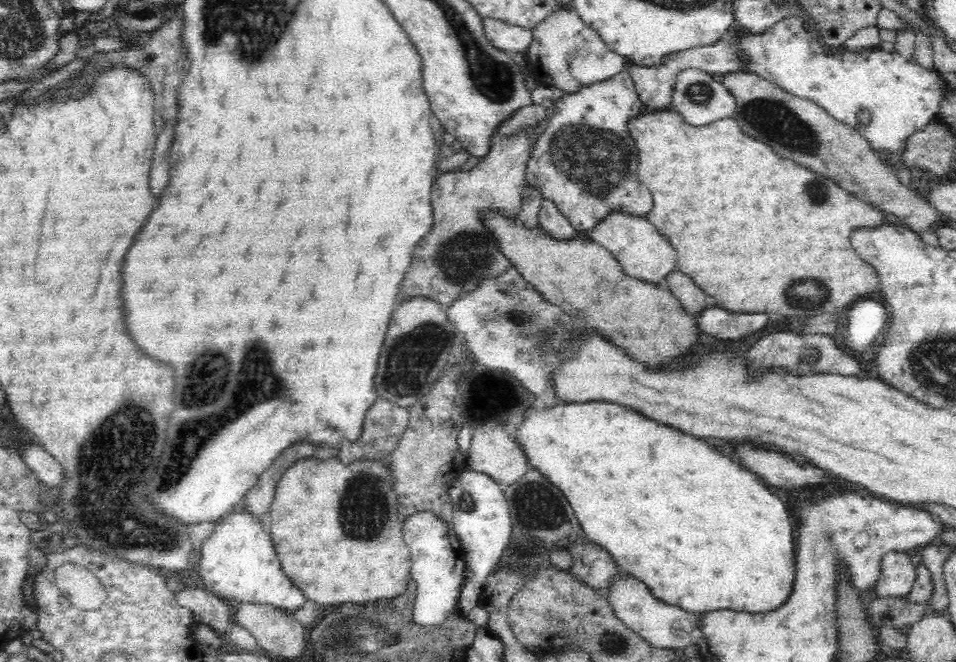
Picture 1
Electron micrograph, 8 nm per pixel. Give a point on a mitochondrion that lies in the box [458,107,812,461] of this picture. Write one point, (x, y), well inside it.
(598, 162)

